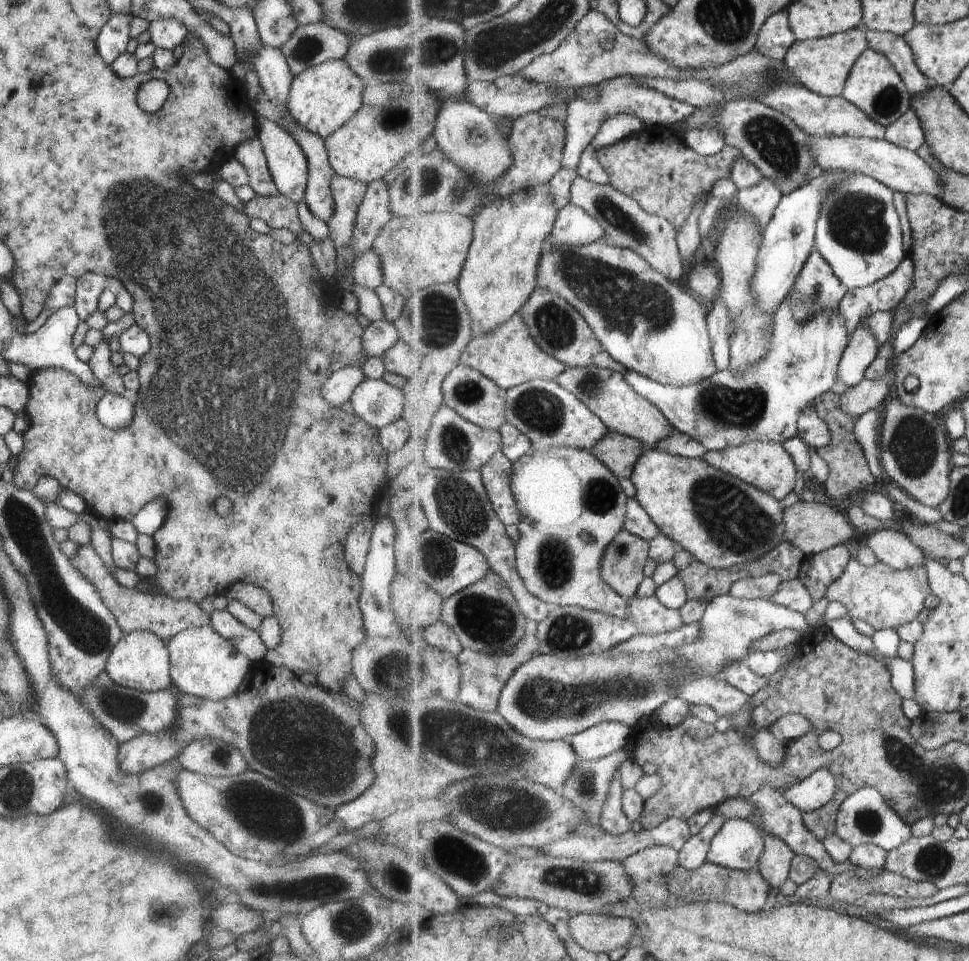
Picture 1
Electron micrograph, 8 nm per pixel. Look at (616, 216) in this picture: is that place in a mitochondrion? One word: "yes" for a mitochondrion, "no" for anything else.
yes

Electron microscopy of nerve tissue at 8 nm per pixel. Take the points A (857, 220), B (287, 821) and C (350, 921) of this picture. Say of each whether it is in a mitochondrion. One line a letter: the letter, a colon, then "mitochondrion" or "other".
A: mitochondrion
B: mitochondrion
C: mitochondrion

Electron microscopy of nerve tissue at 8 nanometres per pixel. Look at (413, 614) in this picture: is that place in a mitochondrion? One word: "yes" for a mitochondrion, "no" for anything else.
no

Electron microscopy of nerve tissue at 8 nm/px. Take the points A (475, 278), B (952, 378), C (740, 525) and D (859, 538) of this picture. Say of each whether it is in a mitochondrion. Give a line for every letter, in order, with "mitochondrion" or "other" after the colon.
A: other
B: other
C: mitochondrion
D: other

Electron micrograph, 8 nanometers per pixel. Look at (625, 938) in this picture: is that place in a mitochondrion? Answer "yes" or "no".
no

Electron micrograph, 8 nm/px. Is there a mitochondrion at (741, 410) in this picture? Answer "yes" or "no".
yes

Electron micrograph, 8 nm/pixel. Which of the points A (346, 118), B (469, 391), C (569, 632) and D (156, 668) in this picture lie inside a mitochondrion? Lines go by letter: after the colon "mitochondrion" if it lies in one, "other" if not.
A: other
B: mitochondrion
C: mitochondrion
D: other

